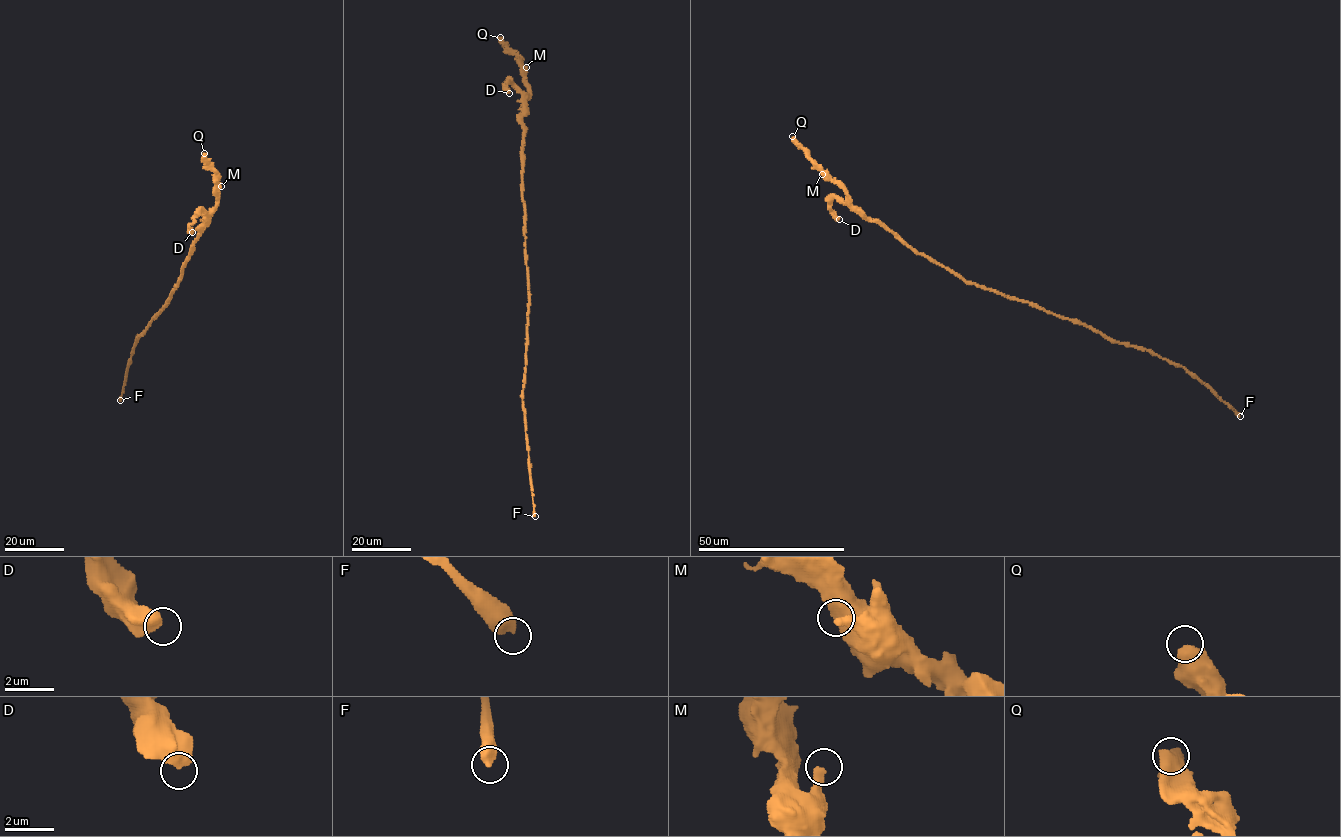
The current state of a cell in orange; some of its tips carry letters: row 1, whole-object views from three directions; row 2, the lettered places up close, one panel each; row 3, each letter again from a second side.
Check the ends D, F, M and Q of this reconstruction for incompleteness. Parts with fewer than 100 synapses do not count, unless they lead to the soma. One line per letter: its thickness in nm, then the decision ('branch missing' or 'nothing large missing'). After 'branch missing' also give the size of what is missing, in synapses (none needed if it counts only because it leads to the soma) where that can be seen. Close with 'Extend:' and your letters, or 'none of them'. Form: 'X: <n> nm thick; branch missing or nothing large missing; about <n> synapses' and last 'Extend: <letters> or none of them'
D: 650 nm thick; nothing large missing
F: 480 nm thick; branch missing; about 700 synapses
M: 360 nm thick; nothing large missing
Q: 600 nm thick; nothing large missing
Extend: F

